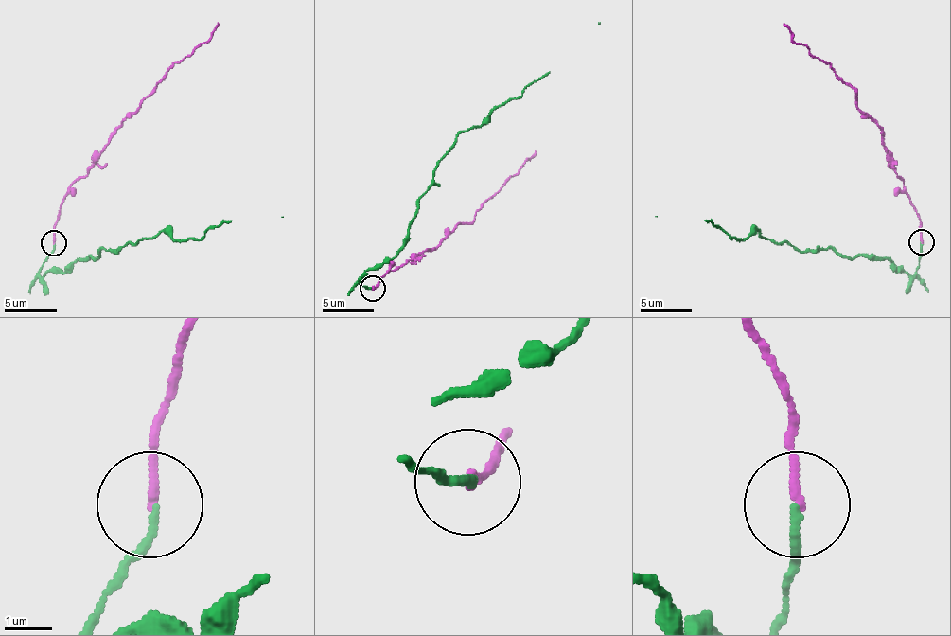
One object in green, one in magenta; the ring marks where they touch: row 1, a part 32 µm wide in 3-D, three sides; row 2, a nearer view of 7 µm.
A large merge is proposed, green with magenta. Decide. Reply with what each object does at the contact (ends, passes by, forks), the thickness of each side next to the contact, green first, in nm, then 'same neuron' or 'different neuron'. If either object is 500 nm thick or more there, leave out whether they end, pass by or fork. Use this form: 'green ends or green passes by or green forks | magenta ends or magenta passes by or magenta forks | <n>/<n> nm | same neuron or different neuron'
green ends | magenta ends | 160/180 nm | different neuron

